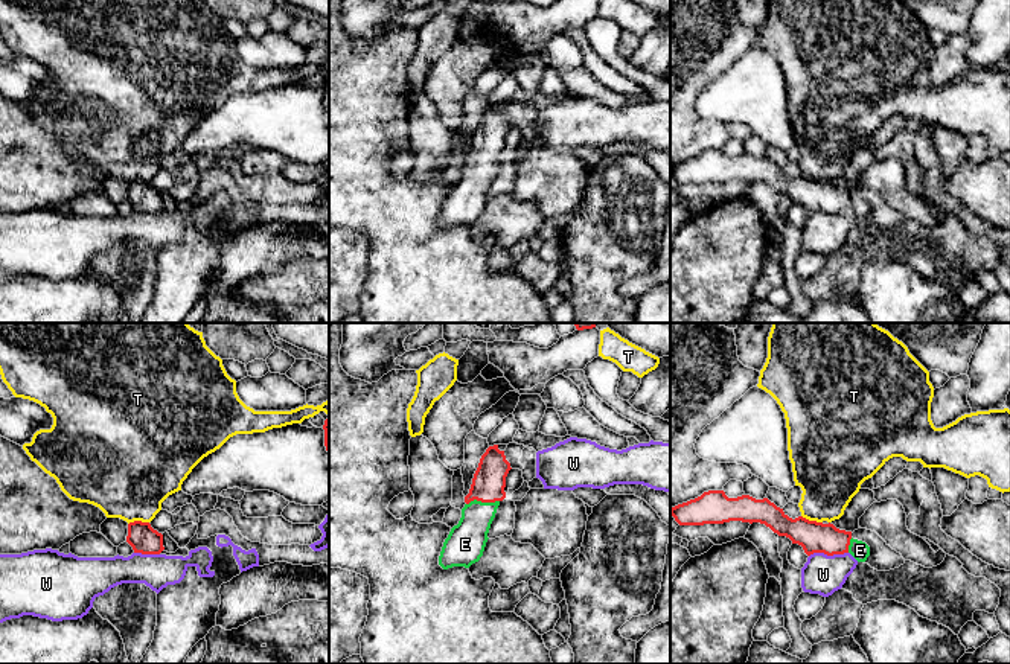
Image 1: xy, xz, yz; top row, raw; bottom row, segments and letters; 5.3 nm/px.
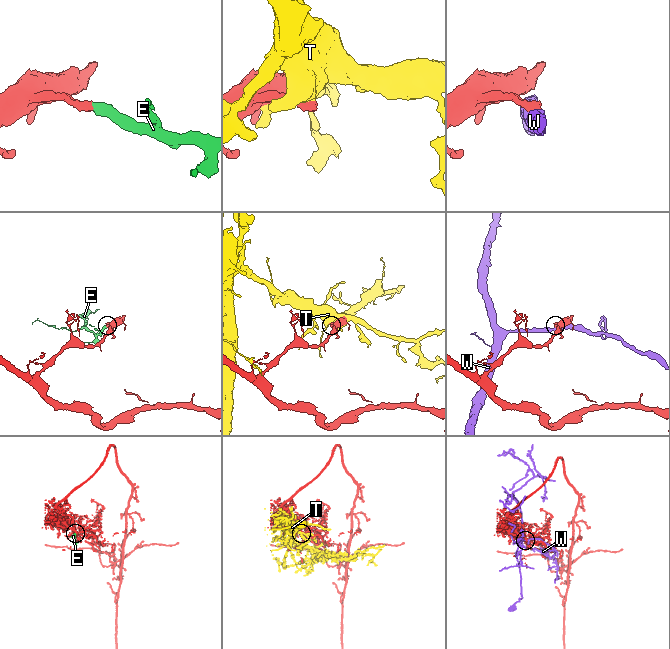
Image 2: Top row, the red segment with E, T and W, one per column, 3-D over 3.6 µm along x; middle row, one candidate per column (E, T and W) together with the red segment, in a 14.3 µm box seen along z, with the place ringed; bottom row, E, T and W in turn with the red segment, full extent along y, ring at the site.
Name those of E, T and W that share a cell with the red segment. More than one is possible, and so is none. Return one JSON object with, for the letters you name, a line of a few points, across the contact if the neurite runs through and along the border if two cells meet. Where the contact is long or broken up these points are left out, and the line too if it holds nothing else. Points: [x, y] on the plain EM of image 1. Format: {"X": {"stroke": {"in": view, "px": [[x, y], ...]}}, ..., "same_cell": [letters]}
{"E": {"stroke": {"in": "xz", "px": [[488, 143], [482, 160], [465, 203]]}}, "same_cell": ["E"]}

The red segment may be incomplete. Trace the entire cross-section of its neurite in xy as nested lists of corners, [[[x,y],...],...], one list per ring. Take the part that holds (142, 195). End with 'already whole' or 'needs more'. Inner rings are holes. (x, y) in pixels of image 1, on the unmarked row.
[[[129,181],[126,201],[133,206],[134,212],[160,213],[165,209],[163,193],[154,189],[149,181]]]; already whole

